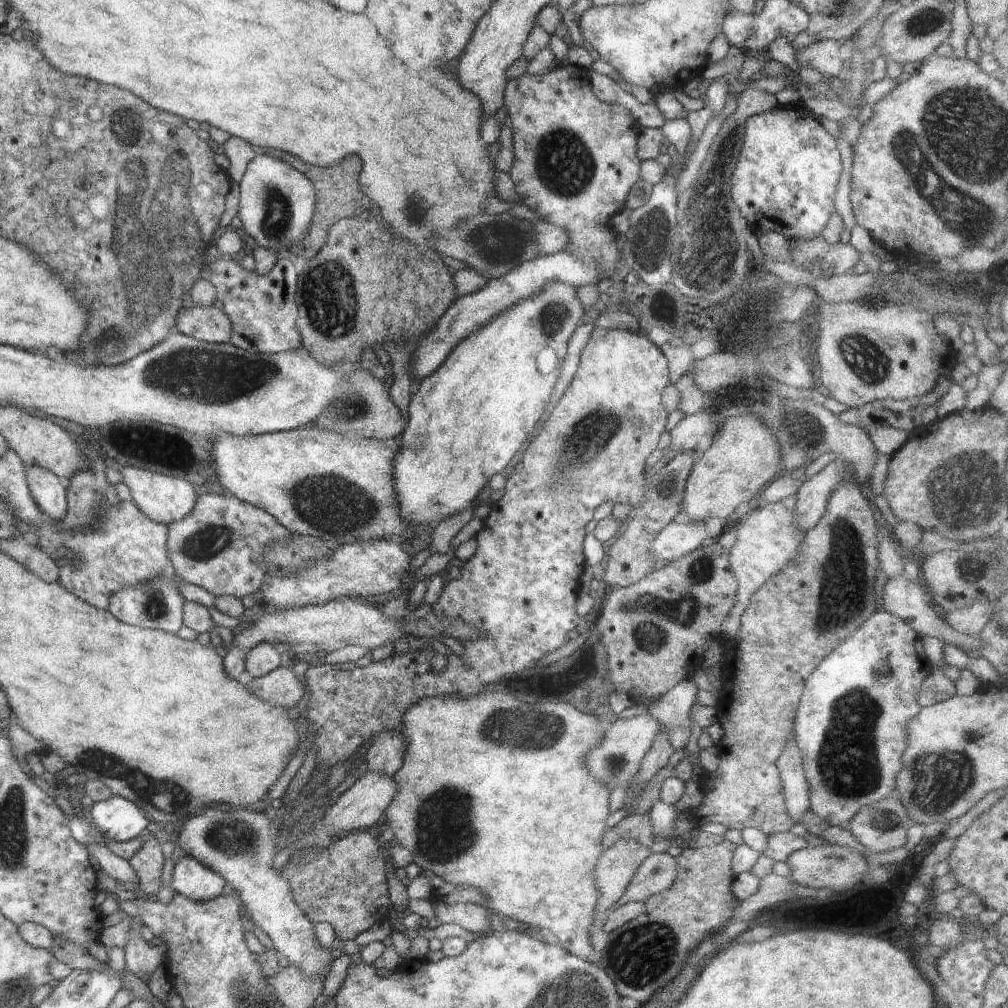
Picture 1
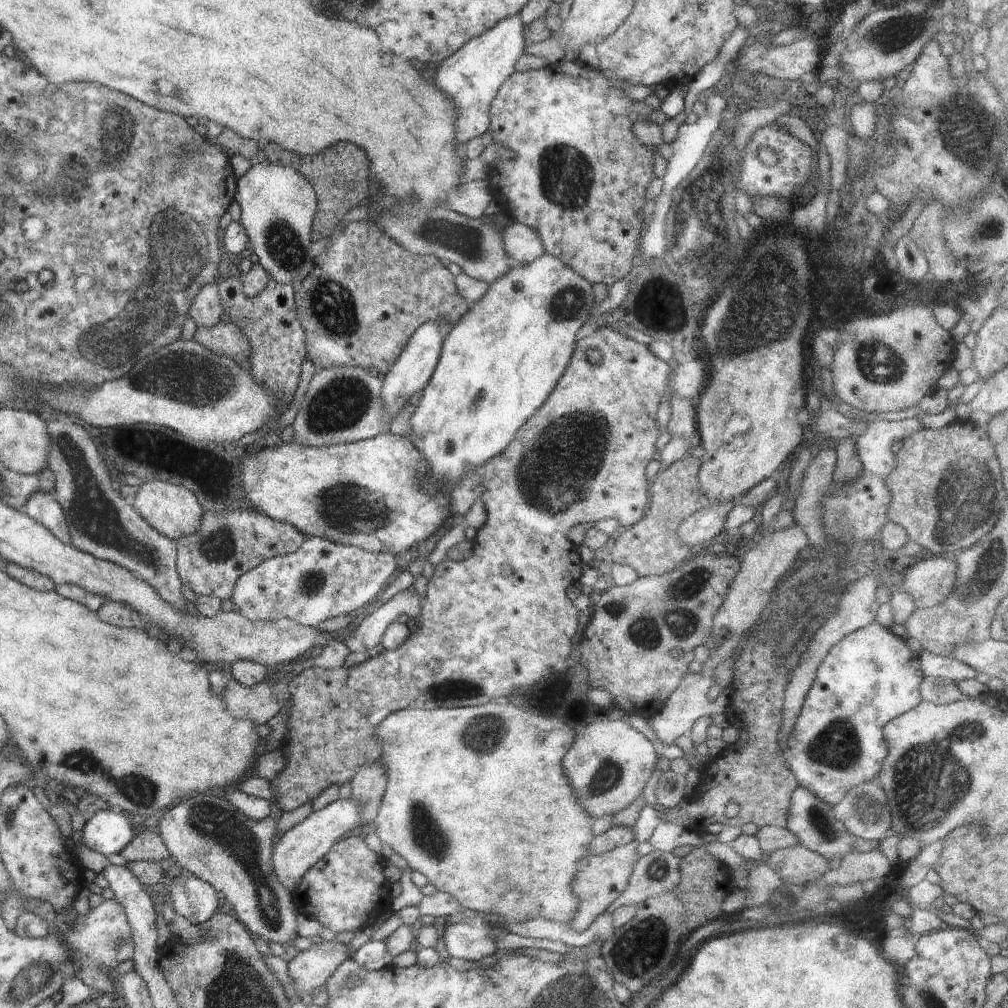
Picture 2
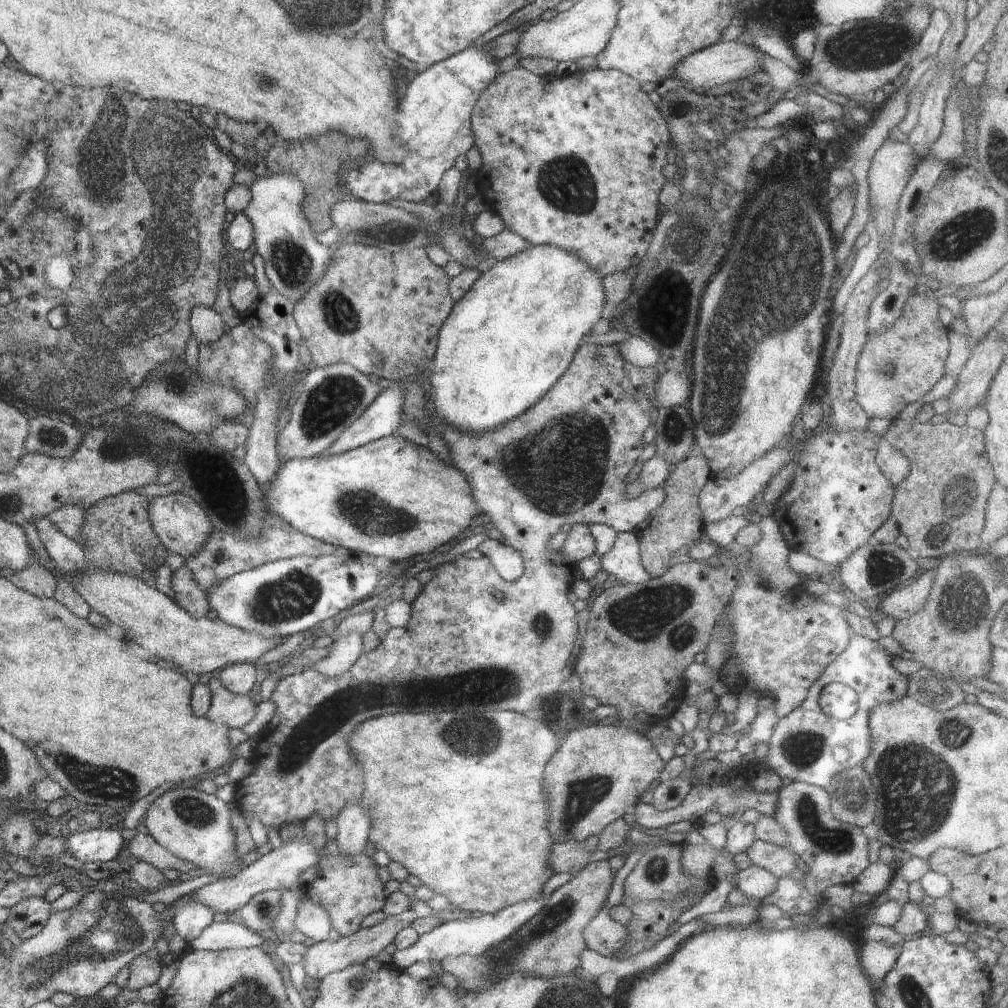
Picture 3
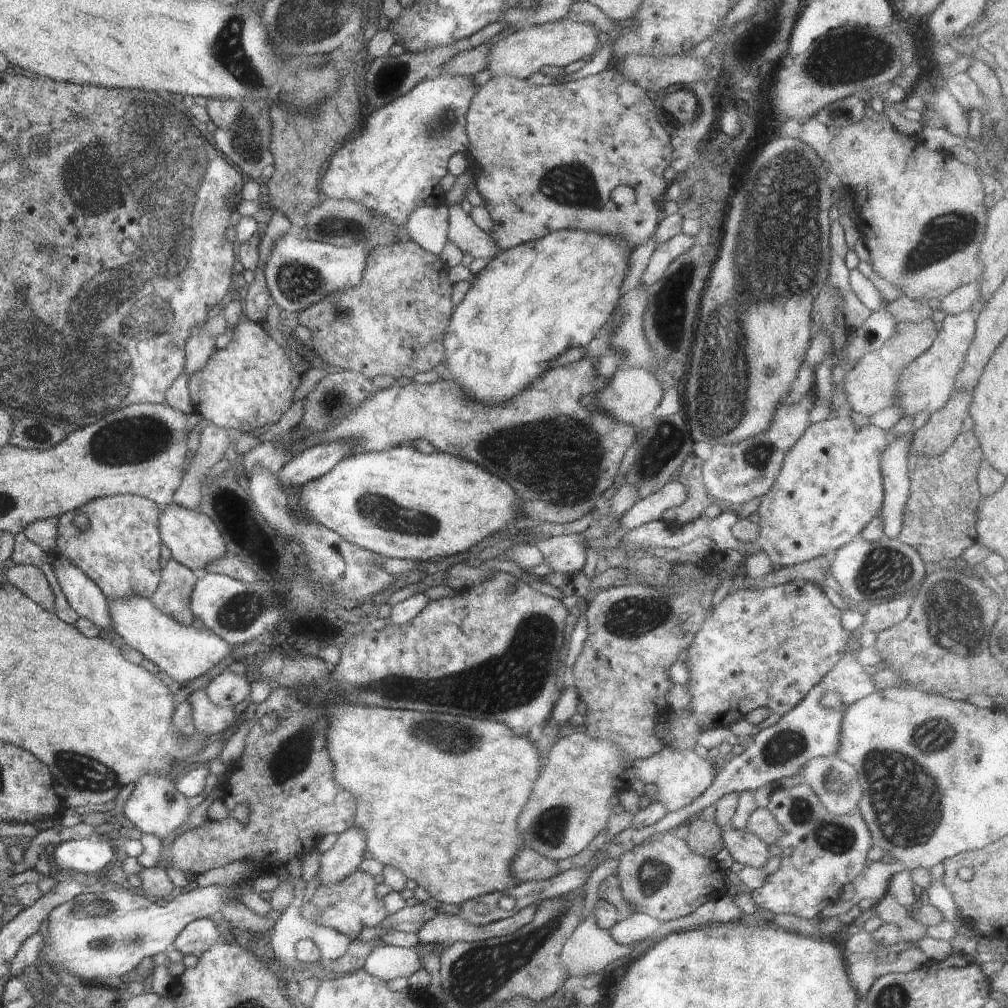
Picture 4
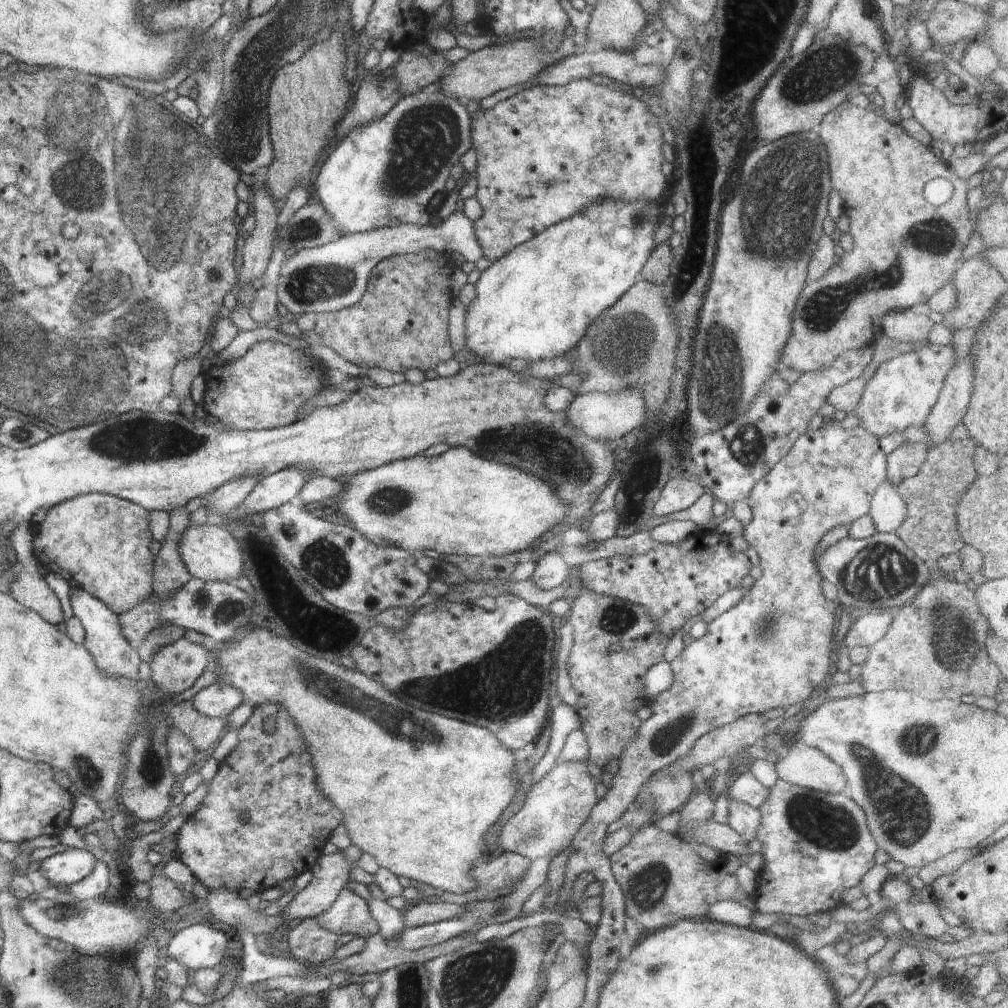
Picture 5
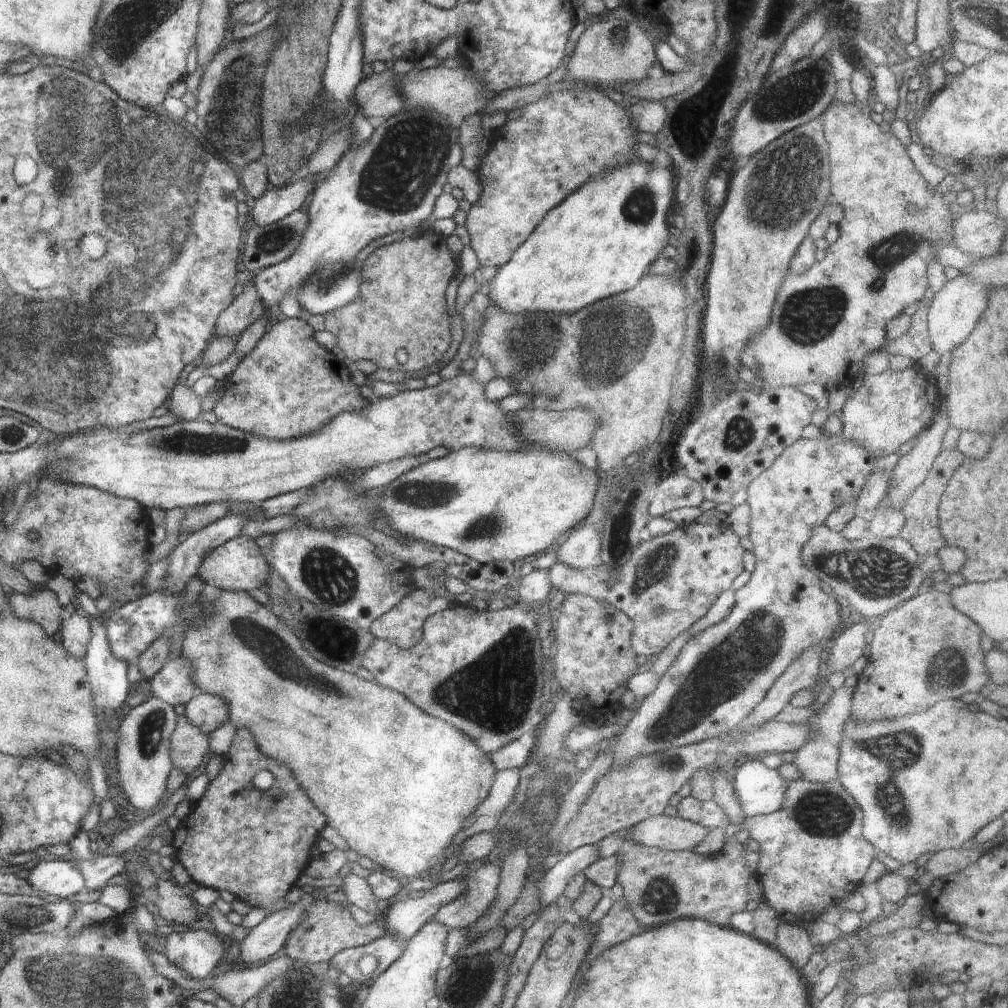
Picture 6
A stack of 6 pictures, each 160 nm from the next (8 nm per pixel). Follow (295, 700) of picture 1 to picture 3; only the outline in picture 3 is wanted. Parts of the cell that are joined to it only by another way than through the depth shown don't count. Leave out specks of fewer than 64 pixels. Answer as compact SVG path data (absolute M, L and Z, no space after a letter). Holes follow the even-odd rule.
M214 676L209 682L210 690L212 690L212 702L210 702L210 708L206 712L206 718L216 722L216 724L226 724L232 728L242 729L249 722L254 719L258 712L258 698L255 697L252 693L244 694L232 694L231 691L228 691L228 688L222 687L222 682L220 682L220 676Z

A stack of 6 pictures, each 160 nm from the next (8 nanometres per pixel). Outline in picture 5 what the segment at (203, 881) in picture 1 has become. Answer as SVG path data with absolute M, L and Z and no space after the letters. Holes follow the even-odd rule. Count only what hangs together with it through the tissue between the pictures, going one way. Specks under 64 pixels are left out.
M194 924L172 936L164 952L191 973L199 968L216 969L228 954L229 940L230 935L224 931L206 924Z

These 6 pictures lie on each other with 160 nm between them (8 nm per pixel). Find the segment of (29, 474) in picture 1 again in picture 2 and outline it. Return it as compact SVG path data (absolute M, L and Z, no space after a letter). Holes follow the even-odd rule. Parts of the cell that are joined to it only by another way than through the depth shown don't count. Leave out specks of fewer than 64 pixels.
M36 492L32 494L26 507L21 511L30 515L36 522L43 523L60 542L71 544L66 516L64 516L60 504L56 502L53 492Z

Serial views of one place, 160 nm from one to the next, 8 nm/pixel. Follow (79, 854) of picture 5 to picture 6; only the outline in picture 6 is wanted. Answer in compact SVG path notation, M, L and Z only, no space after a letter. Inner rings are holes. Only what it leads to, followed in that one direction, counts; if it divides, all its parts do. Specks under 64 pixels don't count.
M40 861L29 870L26 879L35 896L49 894L60 899L71 899L76 892L86 888L86 876L65 861Z

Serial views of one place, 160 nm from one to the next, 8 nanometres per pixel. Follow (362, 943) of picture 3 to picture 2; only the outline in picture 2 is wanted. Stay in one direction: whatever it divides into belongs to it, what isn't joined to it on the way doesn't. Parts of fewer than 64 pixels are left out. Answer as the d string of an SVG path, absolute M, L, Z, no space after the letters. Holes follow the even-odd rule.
M320 941L288 962L288 971L296 994L315 993L336 972L338 966L349 959L348 948L339 942Z

